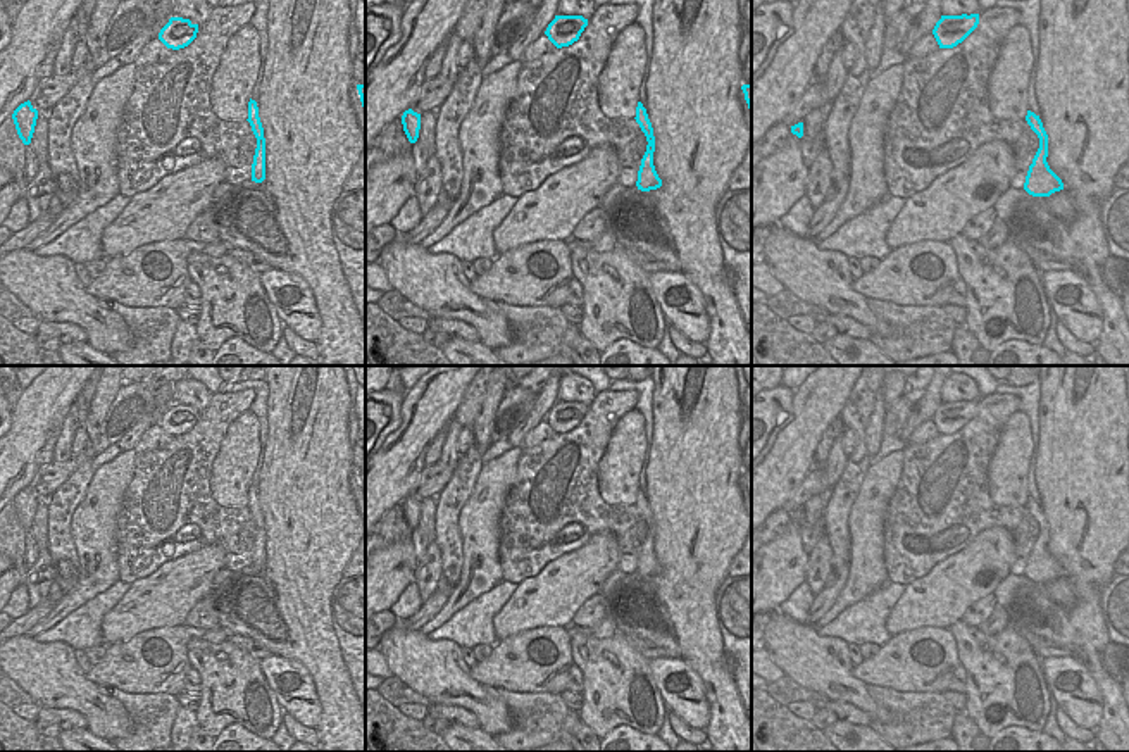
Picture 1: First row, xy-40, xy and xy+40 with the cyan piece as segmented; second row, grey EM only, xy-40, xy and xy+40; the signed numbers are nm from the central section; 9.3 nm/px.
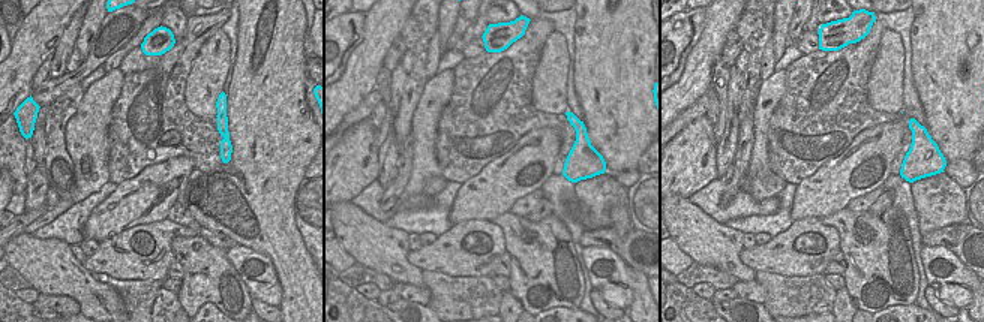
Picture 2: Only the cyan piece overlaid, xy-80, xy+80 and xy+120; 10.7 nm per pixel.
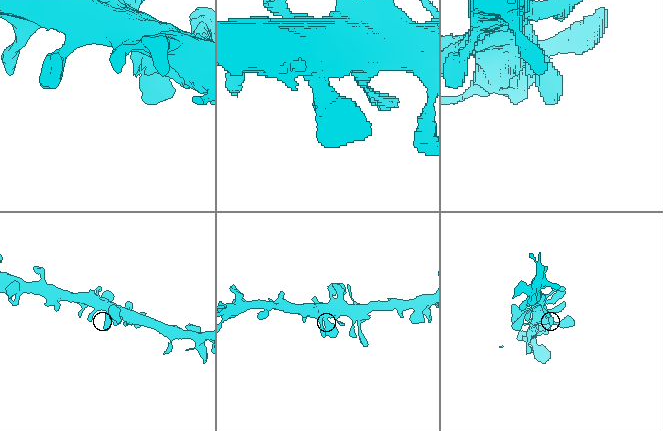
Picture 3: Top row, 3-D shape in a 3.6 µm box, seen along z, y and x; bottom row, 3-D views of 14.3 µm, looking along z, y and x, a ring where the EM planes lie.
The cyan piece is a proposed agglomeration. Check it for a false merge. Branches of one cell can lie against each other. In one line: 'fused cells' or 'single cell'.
single cell

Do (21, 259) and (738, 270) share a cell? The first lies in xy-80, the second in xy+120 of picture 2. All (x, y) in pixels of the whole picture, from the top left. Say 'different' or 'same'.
same

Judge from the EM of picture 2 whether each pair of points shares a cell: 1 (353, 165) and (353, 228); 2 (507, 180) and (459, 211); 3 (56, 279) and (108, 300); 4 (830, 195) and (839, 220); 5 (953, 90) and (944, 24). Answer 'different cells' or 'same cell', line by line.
1: different cells
2: same cell
3: same cell
4: different cells
5: same cell

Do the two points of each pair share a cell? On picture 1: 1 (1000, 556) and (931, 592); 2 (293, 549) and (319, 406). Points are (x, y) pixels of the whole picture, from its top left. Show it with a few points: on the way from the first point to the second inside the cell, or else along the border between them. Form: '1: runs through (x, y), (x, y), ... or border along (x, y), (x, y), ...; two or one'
1: runs through (983, 563), (948, 589); one
2: runs through (305, 513), (309, 442); one

